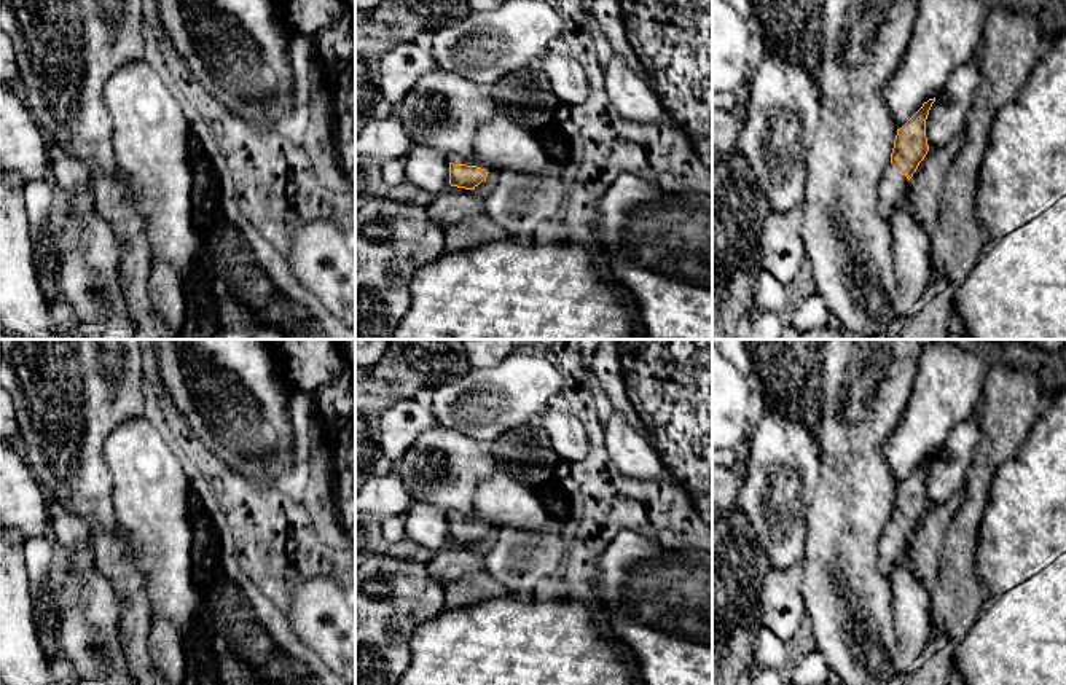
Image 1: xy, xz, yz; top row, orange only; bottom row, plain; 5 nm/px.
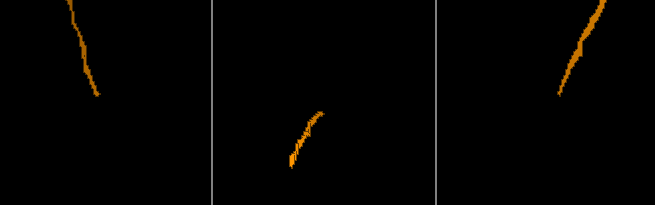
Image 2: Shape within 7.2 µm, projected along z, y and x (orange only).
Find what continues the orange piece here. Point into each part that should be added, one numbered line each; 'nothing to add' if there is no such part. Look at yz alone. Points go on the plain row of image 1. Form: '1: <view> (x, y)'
1: yz (893, 544)

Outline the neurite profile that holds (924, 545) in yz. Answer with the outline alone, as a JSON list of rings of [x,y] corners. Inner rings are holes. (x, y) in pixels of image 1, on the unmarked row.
[[[964,487],[956,491],[946,502],[929,505],[916,529],[908,537],[908,559],[926,588],[932,588],[939,572],[939,558],[950,523],[964,500]]]

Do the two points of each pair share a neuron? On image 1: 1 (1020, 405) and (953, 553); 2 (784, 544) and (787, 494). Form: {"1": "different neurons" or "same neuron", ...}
{"1": "same neuron", "2": "same neuron"}

